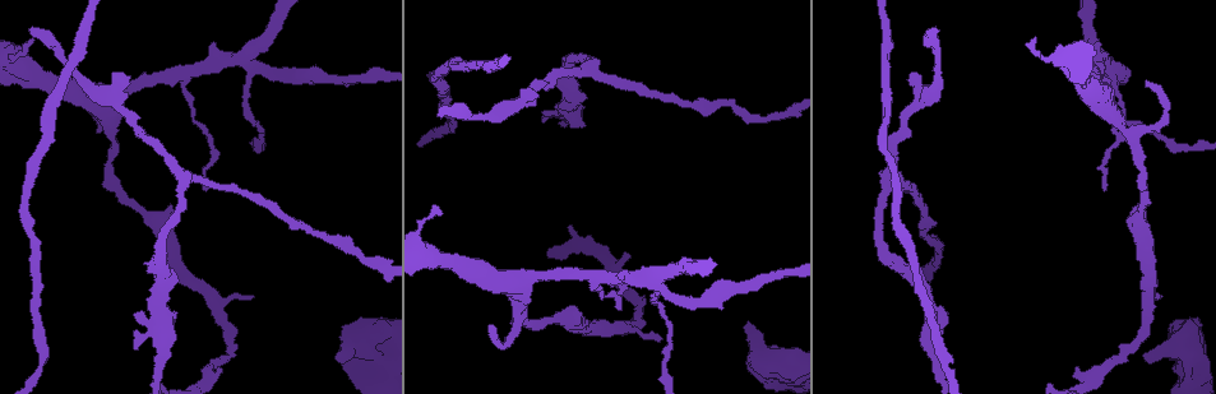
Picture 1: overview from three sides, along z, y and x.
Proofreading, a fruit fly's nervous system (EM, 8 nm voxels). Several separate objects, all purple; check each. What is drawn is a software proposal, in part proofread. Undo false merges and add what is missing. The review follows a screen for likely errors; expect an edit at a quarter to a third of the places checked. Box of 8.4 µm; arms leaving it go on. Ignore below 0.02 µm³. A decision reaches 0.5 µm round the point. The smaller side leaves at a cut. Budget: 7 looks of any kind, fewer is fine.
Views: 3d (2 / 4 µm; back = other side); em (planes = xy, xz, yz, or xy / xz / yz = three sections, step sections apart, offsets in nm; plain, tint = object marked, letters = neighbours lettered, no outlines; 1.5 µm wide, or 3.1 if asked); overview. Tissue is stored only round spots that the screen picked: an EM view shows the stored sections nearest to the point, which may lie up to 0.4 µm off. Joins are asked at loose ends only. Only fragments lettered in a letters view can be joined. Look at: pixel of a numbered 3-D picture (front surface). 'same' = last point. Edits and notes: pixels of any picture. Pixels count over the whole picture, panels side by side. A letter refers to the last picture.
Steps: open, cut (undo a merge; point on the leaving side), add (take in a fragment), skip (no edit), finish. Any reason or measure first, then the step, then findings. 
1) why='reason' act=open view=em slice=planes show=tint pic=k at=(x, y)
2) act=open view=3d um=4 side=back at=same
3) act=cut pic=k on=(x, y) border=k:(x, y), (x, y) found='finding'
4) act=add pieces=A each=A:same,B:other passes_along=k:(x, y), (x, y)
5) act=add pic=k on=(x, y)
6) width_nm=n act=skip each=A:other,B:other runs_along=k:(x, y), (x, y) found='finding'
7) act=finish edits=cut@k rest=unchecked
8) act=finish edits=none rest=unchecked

why='tapers out' act=open view=3d um=2 pic=1 at=(936, 31)

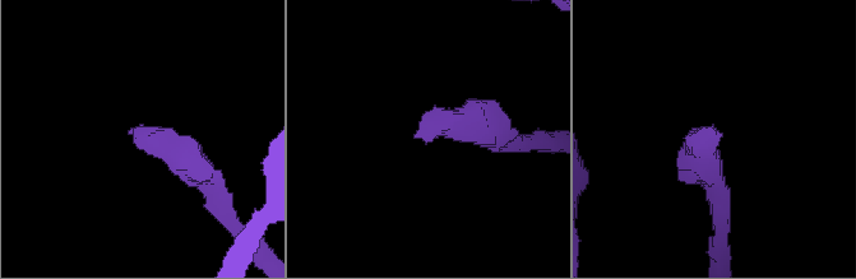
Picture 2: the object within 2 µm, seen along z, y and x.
why='shape alone is not enough' act=open view=em slice=planes show=letters pic=2 at=(413, 137)

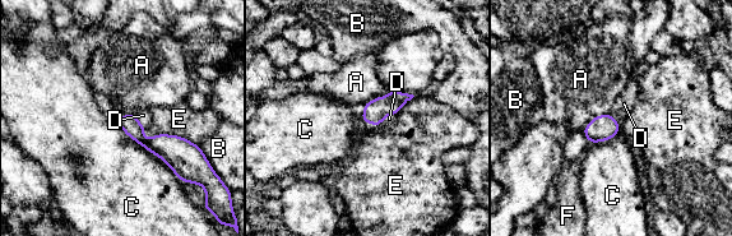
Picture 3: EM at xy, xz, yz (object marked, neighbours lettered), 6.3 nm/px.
width_nm=120 act=add pieces=D each=A:other,B:other,C:other,D:same,E:other,F:other found='the cell continues'

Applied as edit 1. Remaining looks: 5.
act=open view=overview

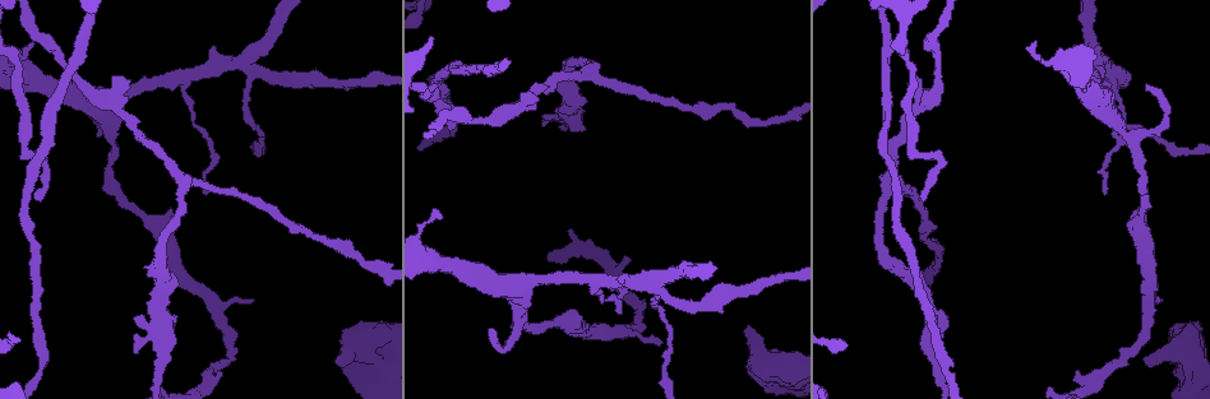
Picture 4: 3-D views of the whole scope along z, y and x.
why='thin neck' act=open view=3d um=2 pic=4 at=(42, 370)

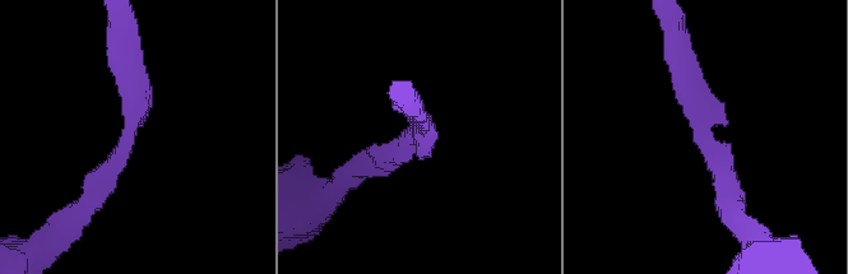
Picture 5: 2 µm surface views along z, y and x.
act=open view=em slice=xz step=8 show=tint pic=5 at=(419, 128)

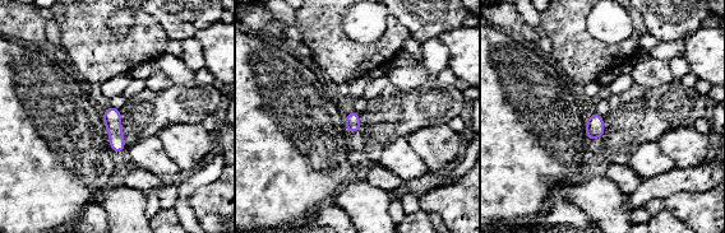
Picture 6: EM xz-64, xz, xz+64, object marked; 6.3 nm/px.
why='another direction' act=open view=em slice=planes show=letters at=same

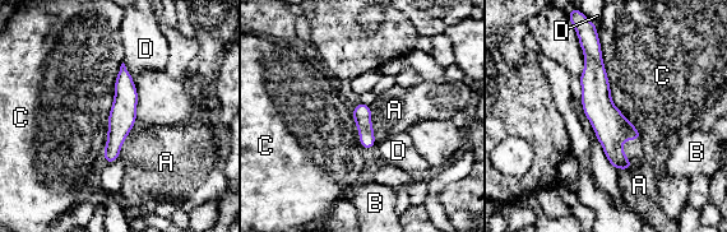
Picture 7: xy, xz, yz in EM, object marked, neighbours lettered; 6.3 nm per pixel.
act=skip each=A:other,B:other,C:other,D:other runs_along=7:(593, 37), (596, 102), (626, 166) found='one cell here'

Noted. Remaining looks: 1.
act=finish edits=add@3 rest=unchecked

